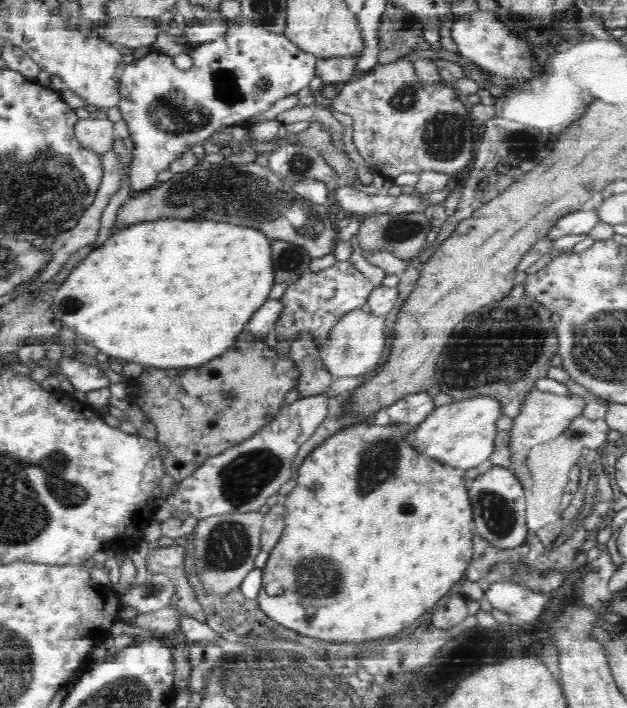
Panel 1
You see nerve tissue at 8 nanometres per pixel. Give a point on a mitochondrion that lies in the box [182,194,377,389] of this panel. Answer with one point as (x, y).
(288, 259)

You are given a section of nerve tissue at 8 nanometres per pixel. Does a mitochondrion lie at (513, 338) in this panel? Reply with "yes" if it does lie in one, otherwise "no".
yes

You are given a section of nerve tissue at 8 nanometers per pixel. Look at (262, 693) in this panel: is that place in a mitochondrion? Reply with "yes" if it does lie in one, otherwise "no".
yes

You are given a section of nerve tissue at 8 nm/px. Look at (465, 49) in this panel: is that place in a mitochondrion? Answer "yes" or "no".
no

